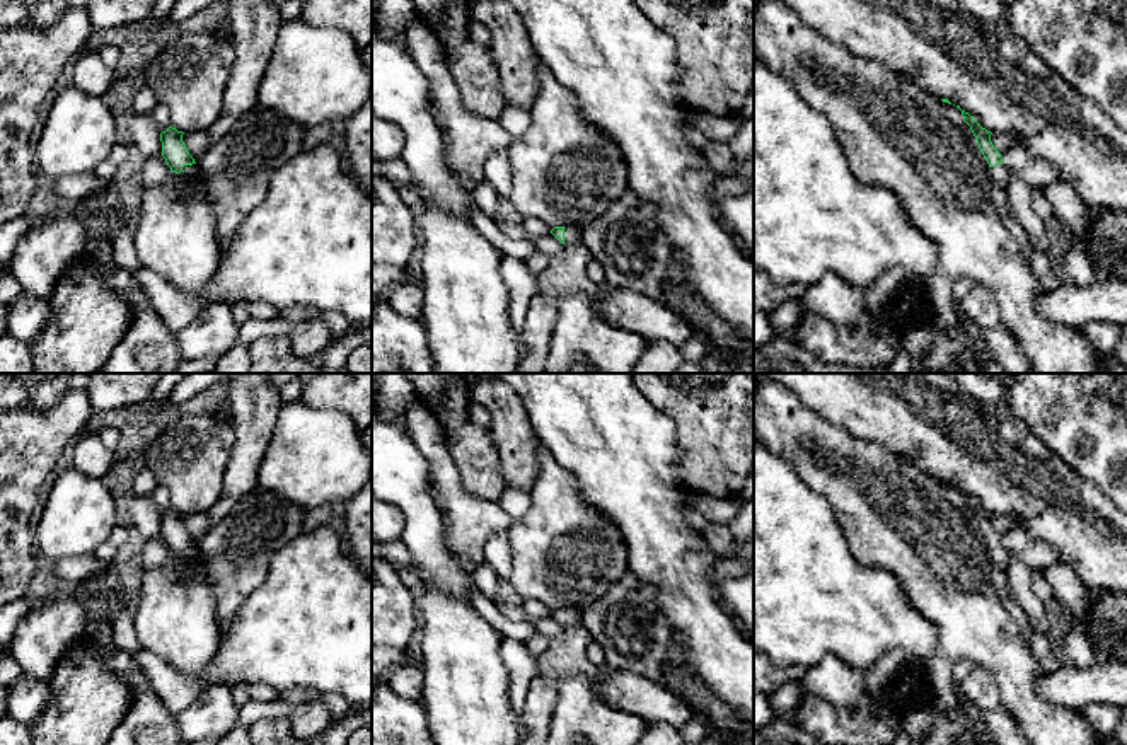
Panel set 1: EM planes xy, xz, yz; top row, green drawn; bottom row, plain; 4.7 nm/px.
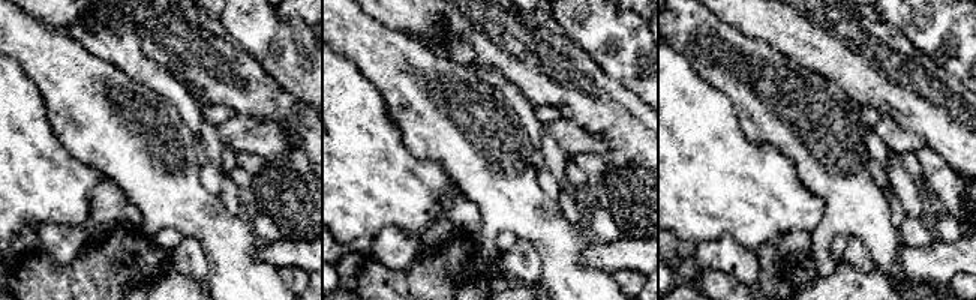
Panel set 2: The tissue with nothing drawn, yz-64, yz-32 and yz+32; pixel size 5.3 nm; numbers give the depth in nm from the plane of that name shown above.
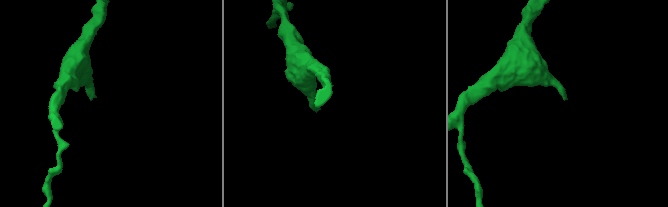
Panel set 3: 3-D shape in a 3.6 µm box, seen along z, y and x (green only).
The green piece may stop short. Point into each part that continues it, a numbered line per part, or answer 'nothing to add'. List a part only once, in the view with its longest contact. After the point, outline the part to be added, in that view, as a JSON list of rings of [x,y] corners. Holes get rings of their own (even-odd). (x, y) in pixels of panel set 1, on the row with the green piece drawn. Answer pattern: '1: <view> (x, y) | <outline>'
1: xy (188, 171) | [[[198,164],[184,165],[182,170],[179,172],[179,177],[181,179],[194,179],[198,172],[199,172]]]

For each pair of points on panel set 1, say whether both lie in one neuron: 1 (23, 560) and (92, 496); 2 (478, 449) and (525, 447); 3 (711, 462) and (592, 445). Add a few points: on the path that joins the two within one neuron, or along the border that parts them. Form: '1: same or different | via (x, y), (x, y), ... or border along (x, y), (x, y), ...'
1: different | border along (34, 519), (34, 549), (43, 561)
2: different | border along (486, 428), (498, 457), (498, 473), (505, 485)
3: different | border along (670, 420), (681, 454), (676, 476), (687, 490)

